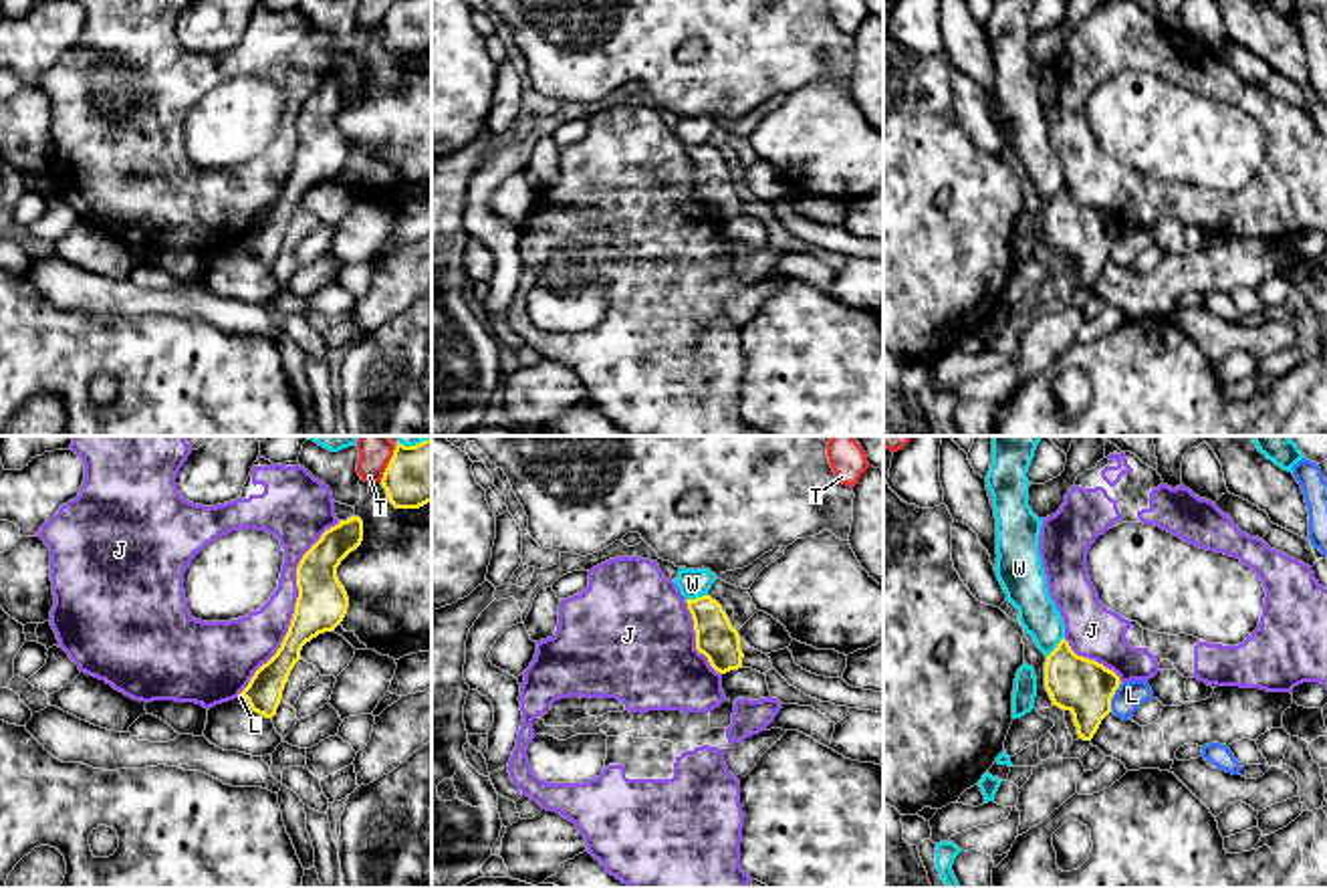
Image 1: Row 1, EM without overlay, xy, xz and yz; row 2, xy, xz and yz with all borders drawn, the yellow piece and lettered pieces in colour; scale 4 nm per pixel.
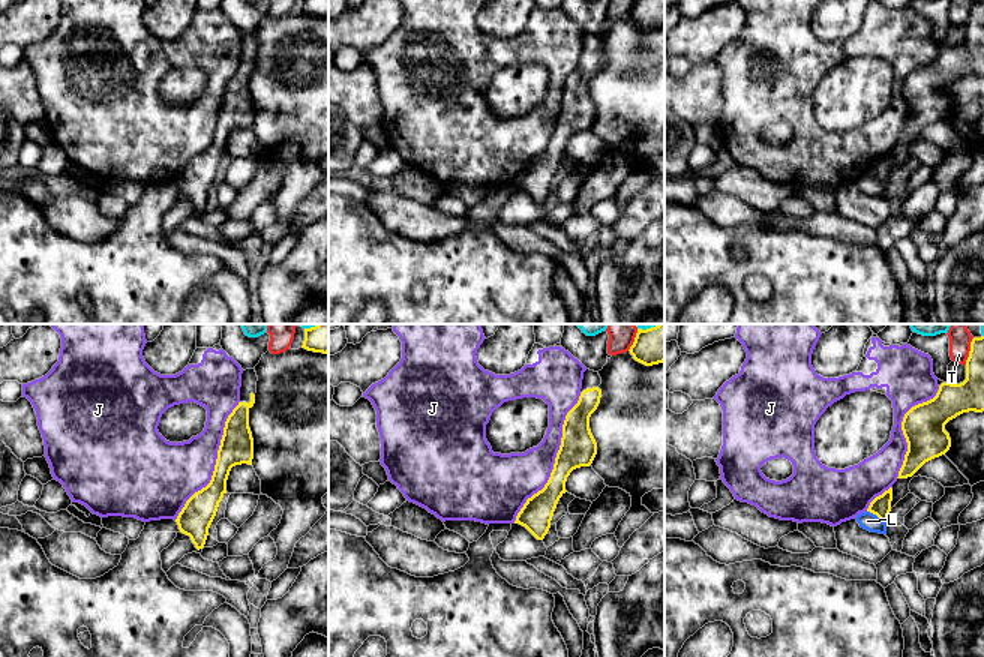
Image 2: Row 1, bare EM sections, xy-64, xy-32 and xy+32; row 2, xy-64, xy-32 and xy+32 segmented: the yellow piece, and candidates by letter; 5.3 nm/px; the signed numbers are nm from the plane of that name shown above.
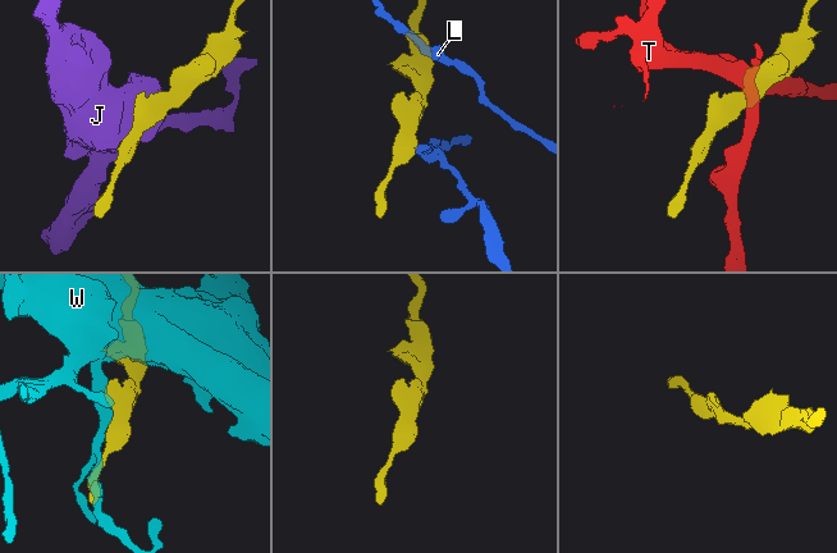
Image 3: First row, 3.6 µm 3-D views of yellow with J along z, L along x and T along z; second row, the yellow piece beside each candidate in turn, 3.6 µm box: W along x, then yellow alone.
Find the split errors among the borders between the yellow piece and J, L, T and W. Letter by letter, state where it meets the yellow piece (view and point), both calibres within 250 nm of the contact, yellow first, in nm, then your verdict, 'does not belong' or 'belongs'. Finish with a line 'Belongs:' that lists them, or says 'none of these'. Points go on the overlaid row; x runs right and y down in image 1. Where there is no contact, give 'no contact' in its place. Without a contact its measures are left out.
J: xy (295, 606) | 200/200 nm | does not belong
L: yz (1112, 697) | 220/110 nm | does not belong
T: xy (388, 465) | 240/140 nm | does not belong
W: xz (696, 598) | 160/120 nm | does not belong
Belongs: none of these

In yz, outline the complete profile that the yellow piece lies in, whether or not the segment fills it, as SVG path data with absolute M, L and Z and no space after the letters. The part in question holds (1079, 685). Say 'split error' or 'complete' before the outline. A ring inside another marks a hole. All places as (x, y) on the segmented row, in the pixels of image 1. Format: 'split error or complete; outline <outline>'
complete; outline M1063 638L1045 662L1045 688L1055 706L1069 710L1083 741L1091 741L1111 712L1119 676L1103 664L1077 656Z

